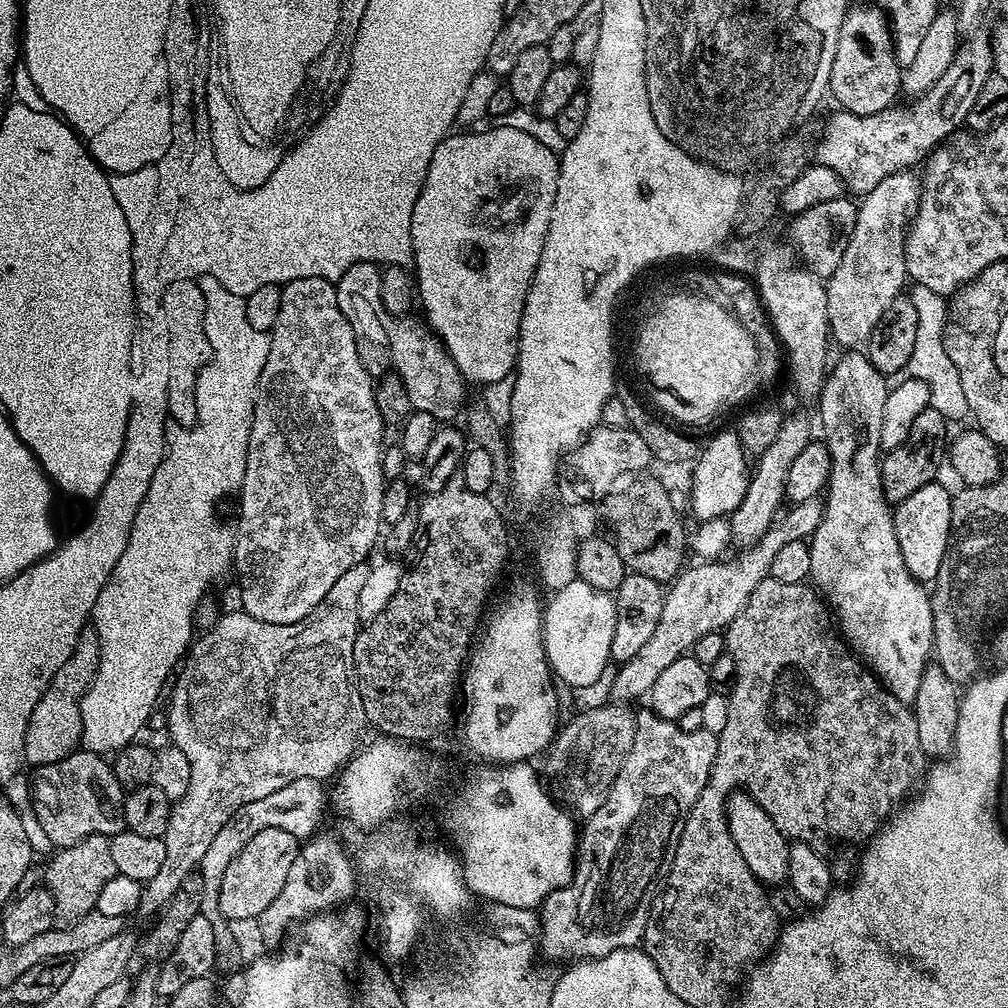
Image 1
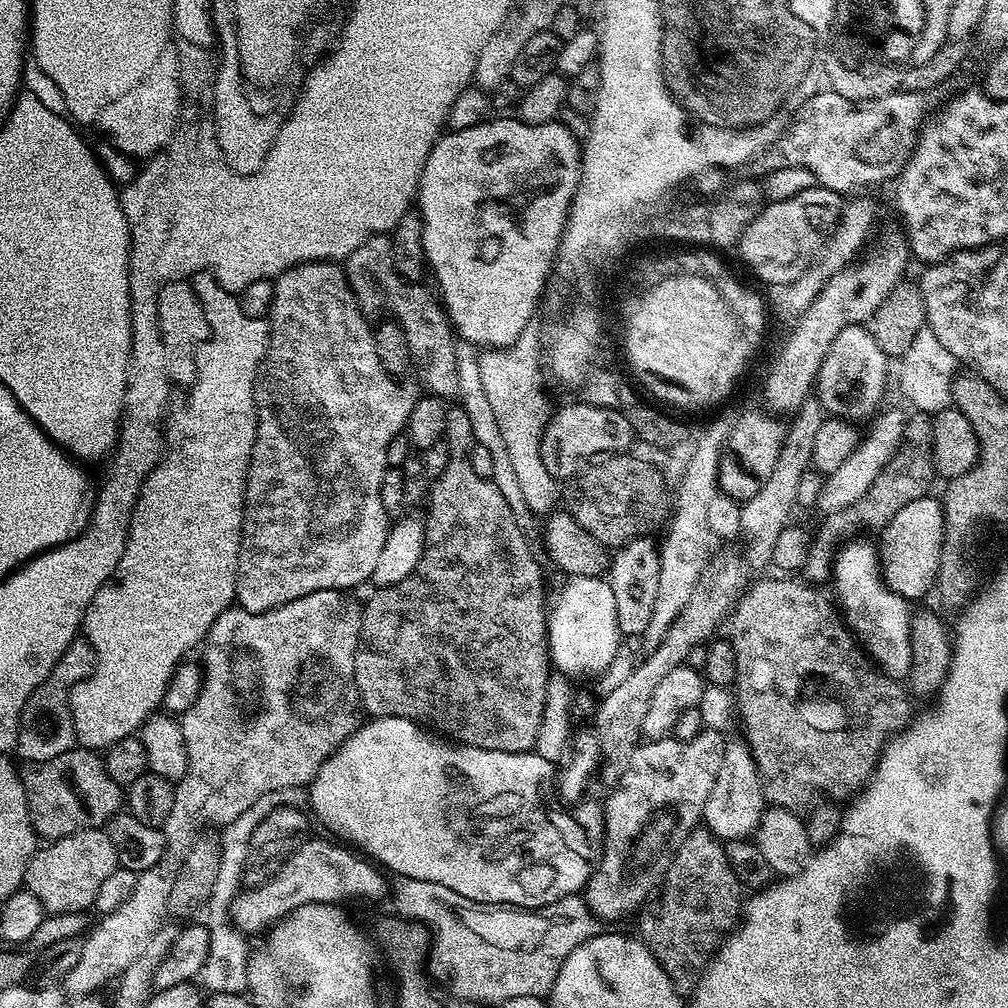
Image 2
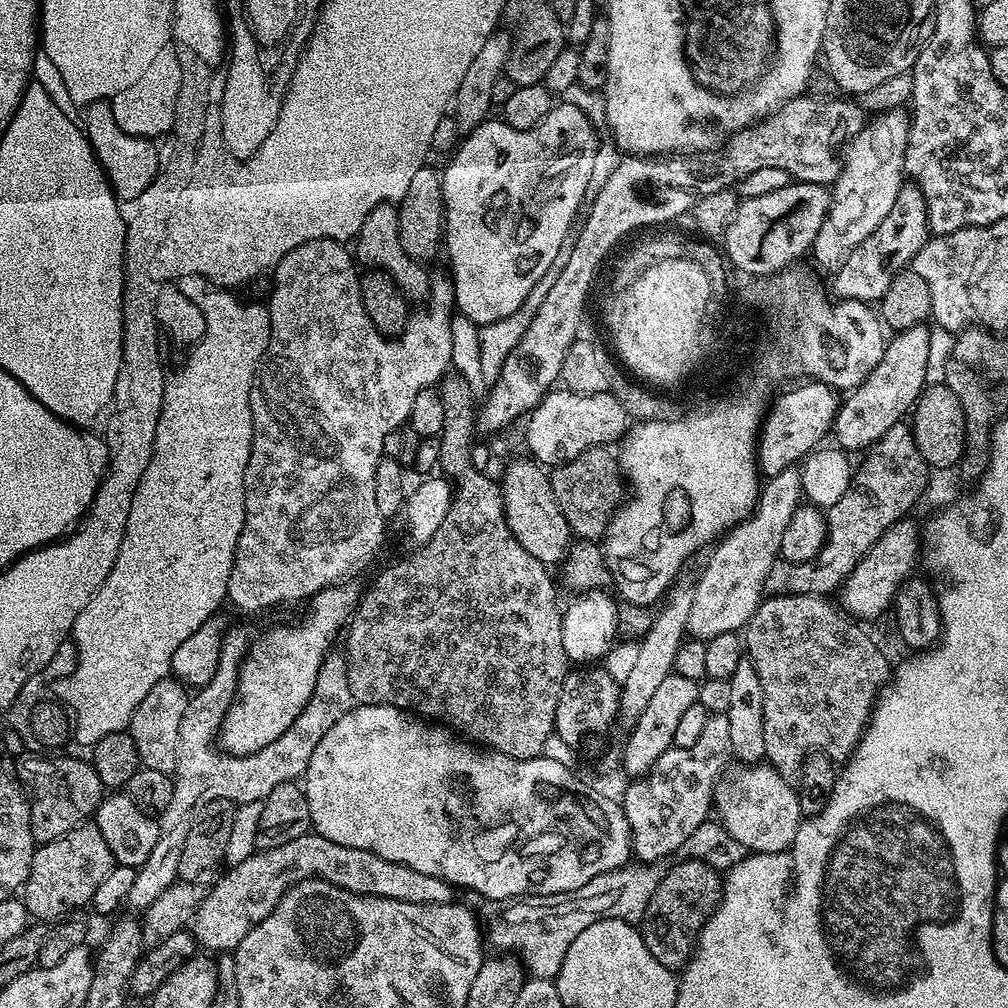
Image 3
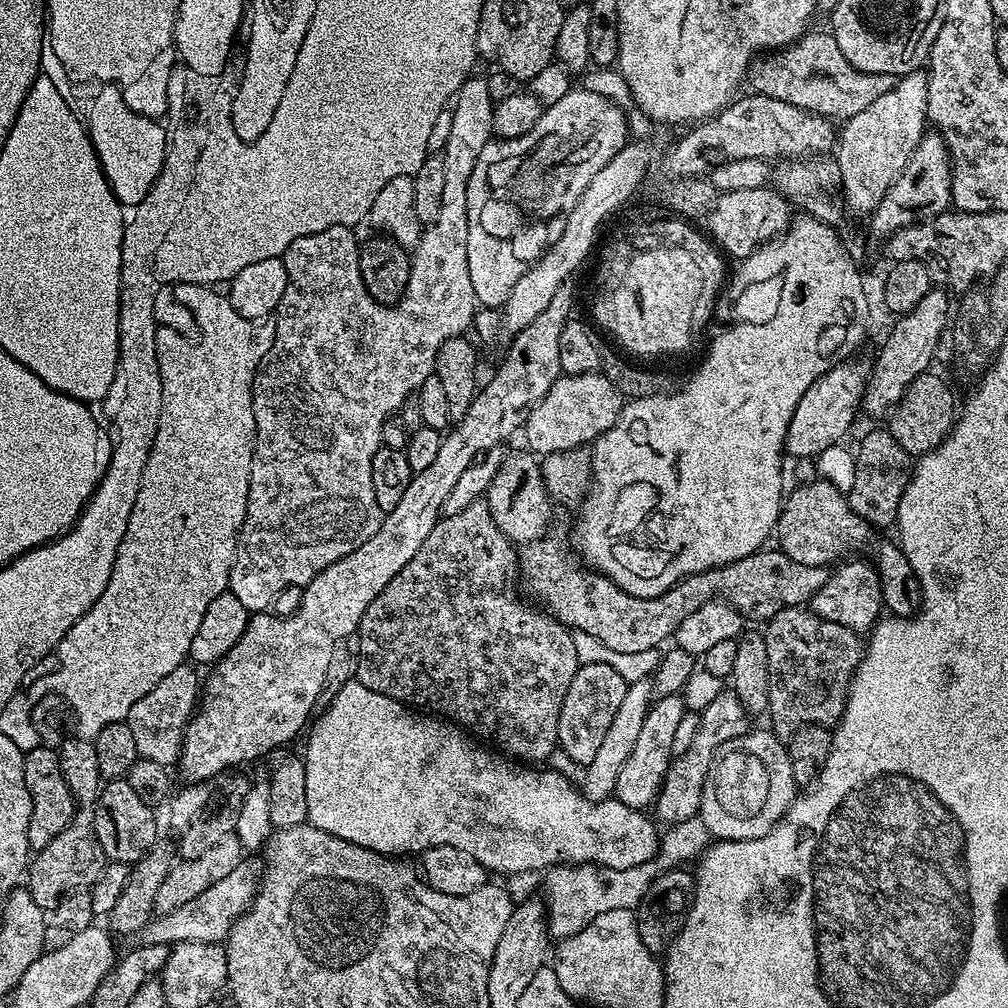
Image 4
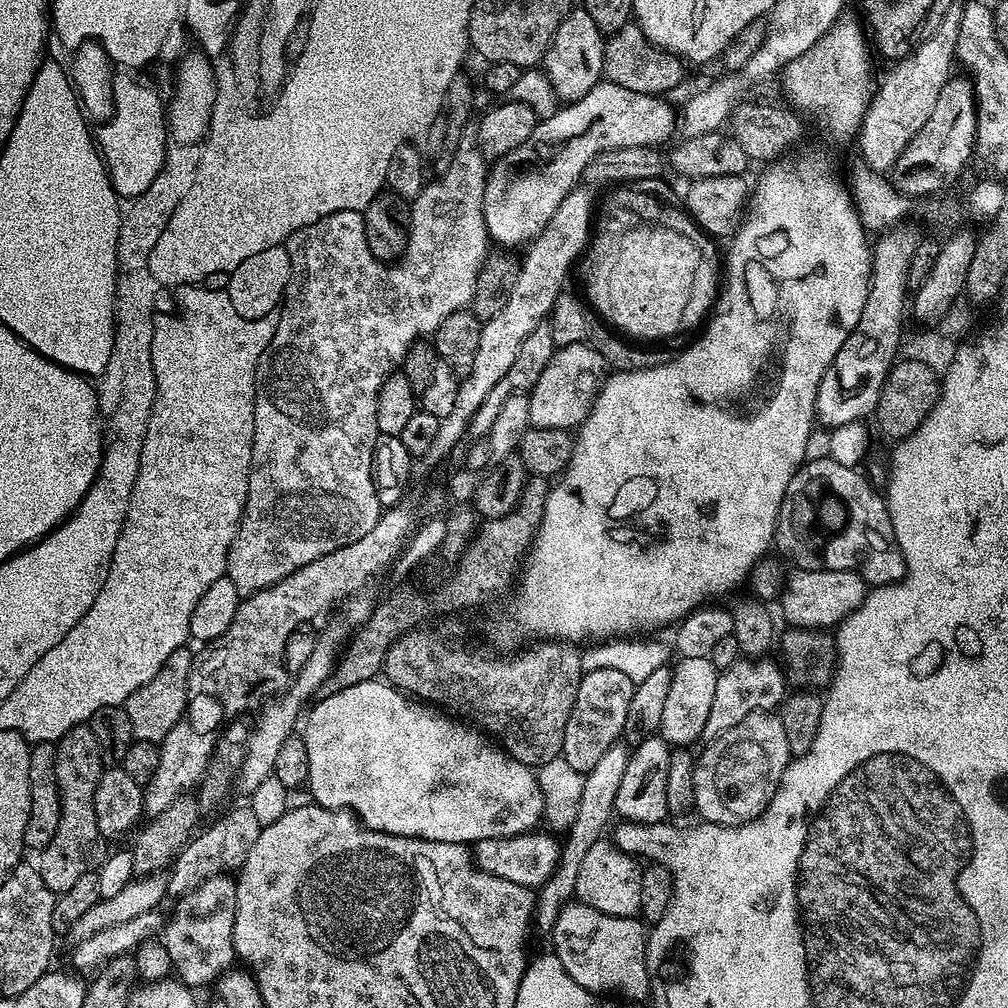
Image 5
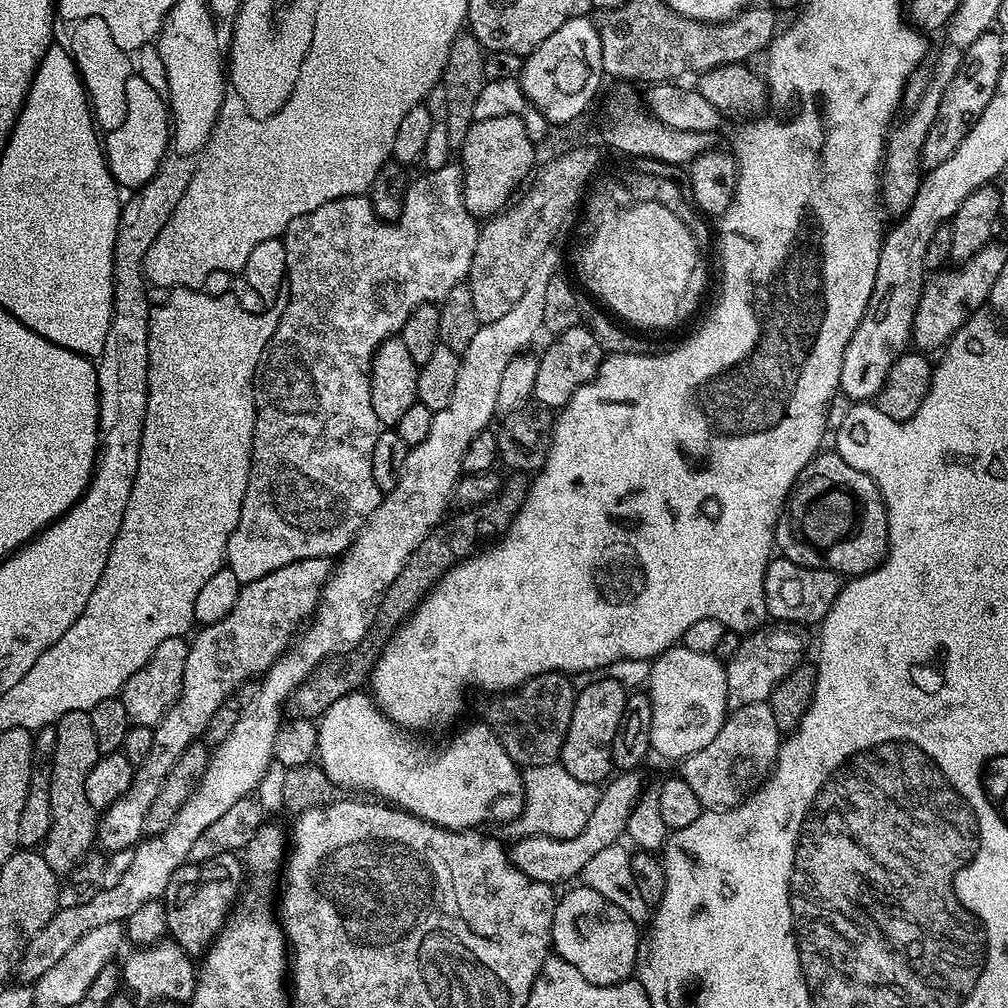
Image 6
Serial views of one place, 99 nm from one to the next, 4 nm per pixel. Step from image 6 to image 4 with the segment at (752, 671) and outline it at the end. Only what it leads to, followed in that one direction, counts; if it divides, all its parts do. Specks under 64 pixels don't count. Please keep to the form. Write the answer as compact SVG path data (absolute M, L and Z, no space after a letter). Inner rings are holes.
M724 690L718 694L714 702L700 712L700 729L694 734L694 742L690 742L690 750L686 754L675 757L668 767L664 785L654 805L654 816L661 825L671 826L694 818L700 810L702 790L706 786L706 778L710 774L710 766L714 762L714 754L726 742L738 738L747 731L749 713L744 704L732 690ZM664 823L664 824L663 824Z

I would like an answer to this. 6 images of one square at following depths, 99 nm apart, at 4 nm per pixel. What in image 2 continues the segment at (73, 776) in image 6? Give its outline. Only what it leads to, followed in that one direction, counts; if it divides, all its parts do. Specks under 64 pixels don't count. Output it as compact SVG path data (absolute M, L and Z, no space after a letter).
M83 828L37 847L28 863L23 887L42 902L45 913L84 912L95 905L103 880L114 874L116 867L118 854L114 854L114 842L110 842L107 831Z

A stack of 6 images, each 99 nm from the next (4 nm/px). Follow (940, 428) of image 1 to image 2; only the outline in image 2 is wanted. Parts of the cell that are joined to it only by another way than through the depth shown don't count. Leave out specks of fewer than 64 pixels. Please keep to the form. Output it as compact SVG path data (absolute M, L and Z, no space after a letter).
M913 411L906 422L904 443L900 445L894 458L886 462L882 474L874 478L874 486L870 486L870 490L866 490L866 494L858 498L858 502L837 512L829 512L823 517L820 533L815 533L812 549L802 569L805 581L816 586L823 585L823 580L833 575L834 561L841 542L855 537L859 533L856 532L859 528L883 530L890 522L890 518L894 518L894 514L902 510L902 506L907 506L909 502L918 502L918 498L927 496L933 491L932 480L937 479L937 474L932 461L932 421L933 417L929 413Z

